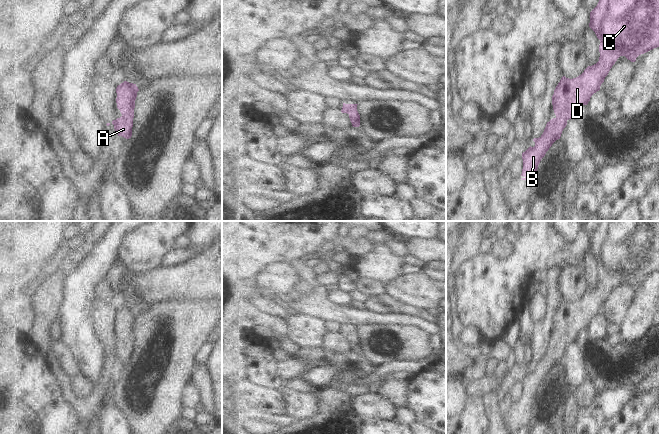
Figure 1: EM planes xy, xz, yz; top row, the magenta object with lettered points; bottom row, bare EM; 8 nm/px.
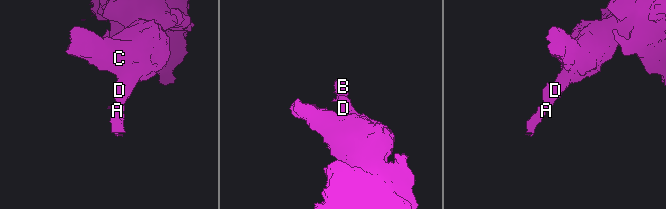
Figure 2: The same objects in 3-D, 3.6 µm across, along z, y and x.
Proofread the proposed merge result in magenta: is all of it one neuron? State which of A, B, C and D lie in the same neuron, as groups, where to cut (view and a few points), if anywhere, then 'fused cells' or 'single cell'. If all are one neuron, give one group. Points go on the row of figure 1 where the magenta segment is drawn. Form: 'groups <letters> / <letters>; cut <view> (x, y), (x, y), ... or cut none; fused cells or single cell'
groups A B C D; cut none; single cell

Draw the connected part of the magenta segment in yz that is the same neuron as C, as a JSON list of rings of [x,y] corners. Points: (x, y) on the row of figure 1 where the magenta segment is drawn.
[[[599,0],[597,6],[590,12],[589,27],[600,40],[599,61],[588,66],[576,78],[569,79],[565,76],[561,78],[552,96],[556,117],[547,122],[539,138],[533,139],[535,146],[530,146],[522,153],[522,180],[532,181],[541,159],[552,144],[560,139],[567,121],[576,118],[579,108],[587,105],[591,96],[600,90],[605,77],[620,56],[625,56],[631,62],[635,62],[639,55],[659,47],[659,0]]]

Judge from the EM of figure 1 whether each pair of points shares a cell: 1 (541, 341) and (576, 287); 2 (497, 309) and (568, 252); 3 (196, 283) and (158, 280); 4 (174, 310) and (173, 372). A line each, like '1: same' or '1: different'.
1: different
2: same
3: same
4: same

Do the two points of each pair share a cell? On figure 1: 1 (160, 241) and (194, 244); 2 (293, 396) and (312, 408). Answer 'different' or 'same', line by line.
1: different
2: same

